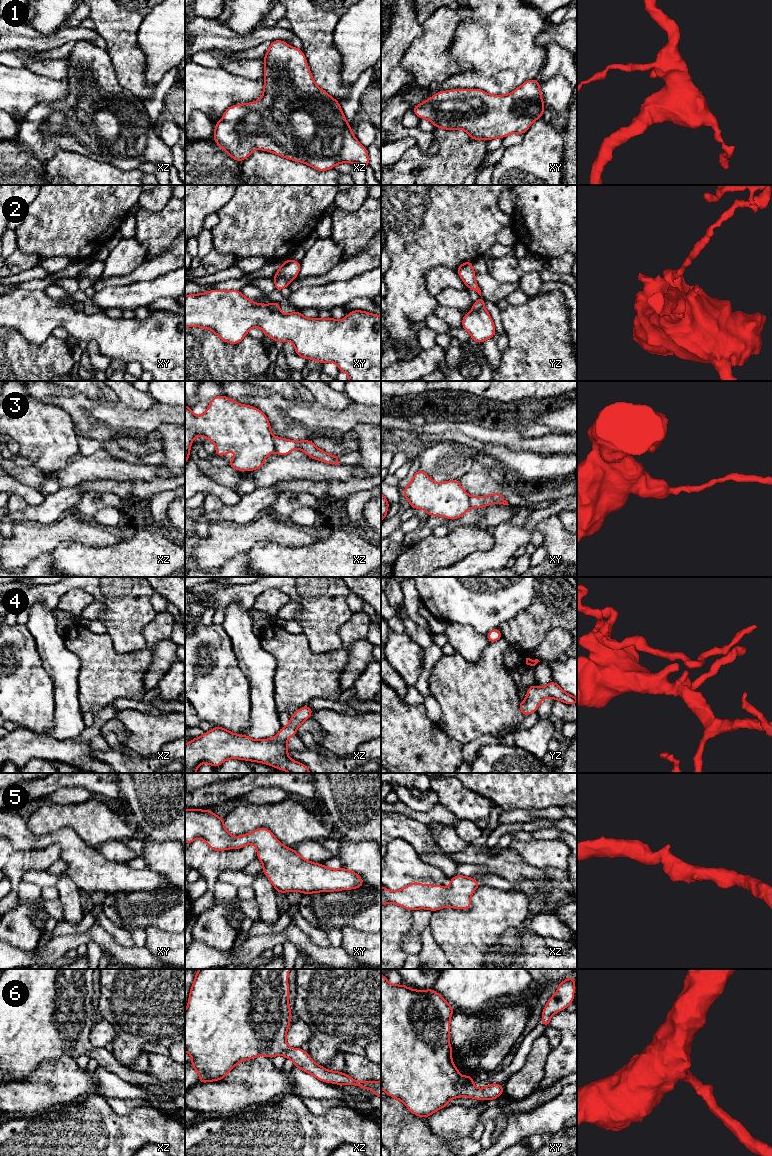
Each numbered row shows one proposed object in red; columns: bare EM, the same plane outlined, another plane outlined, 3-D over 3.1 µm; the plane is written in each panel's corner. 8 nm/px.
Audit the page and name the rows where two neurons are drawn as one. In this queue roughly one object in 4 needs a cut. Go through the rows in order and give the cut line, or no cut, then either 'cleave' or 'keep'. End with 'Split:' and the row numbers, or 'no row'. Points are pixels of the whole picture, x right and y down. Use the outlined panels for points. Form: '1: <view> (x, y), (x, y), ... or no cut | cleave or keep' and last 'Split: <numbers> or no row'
1: no cut | keep
2: xy (269, 305), (279, 311) | cleave
3: xz (272, 437), (275, 450) | cleave
4: no cut | keep
5: no cut | keep
6: no cut | keep
Split: 2, 3

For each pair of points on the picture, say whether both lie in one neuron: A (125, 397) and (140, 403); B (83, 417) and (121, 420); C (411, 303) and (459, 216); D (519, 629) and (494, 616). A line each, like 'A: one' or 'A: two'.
A: one
B: one
C: one
D: two

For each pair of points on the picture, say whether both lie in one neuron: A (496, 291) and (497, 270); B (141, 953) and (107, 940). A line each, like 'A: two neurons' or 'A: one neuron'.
A: two neurons
B: one neuron

